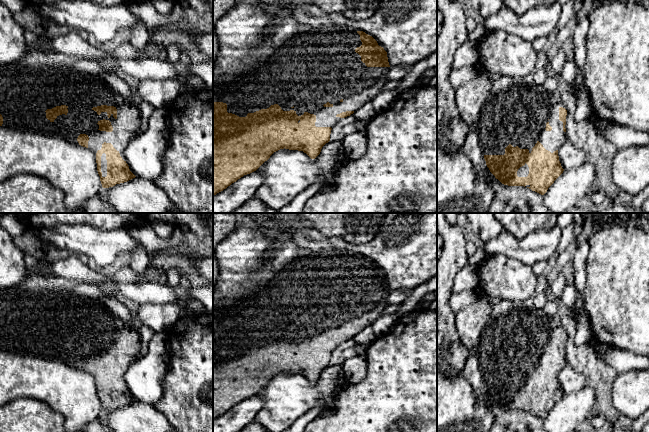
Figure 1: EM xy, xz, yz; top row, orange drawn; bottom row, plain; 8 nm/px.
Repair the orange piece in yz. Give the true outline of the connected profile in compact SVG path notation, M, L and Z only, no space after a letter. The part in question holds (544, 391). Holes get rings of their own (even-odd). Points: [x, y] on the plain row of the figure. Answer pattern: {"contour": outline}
{"contour": "M517 307L495 318L489 318L483 330L483 339L476 351L479 367L490 396L502 408L524 410L544 419L554 405L563 397L558 373L568 365L566 358L567 334L560 319L549 319L543 309Z"}

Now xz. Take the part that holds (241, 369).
{"contour": "M319 255L300 257L288 264L264 288L248 298L237 301L235 305L228 306L222 312L213 315L213 420L223 415L244 399L256 395L270 380L280 374L298 374L315 383L322 371L330 365L332 352L341 343L350 340L355 335L371 326L382 315L387 305L390 294L387 276L379 270L377 265L363 255L336 255L334 263L320 263Z"}

